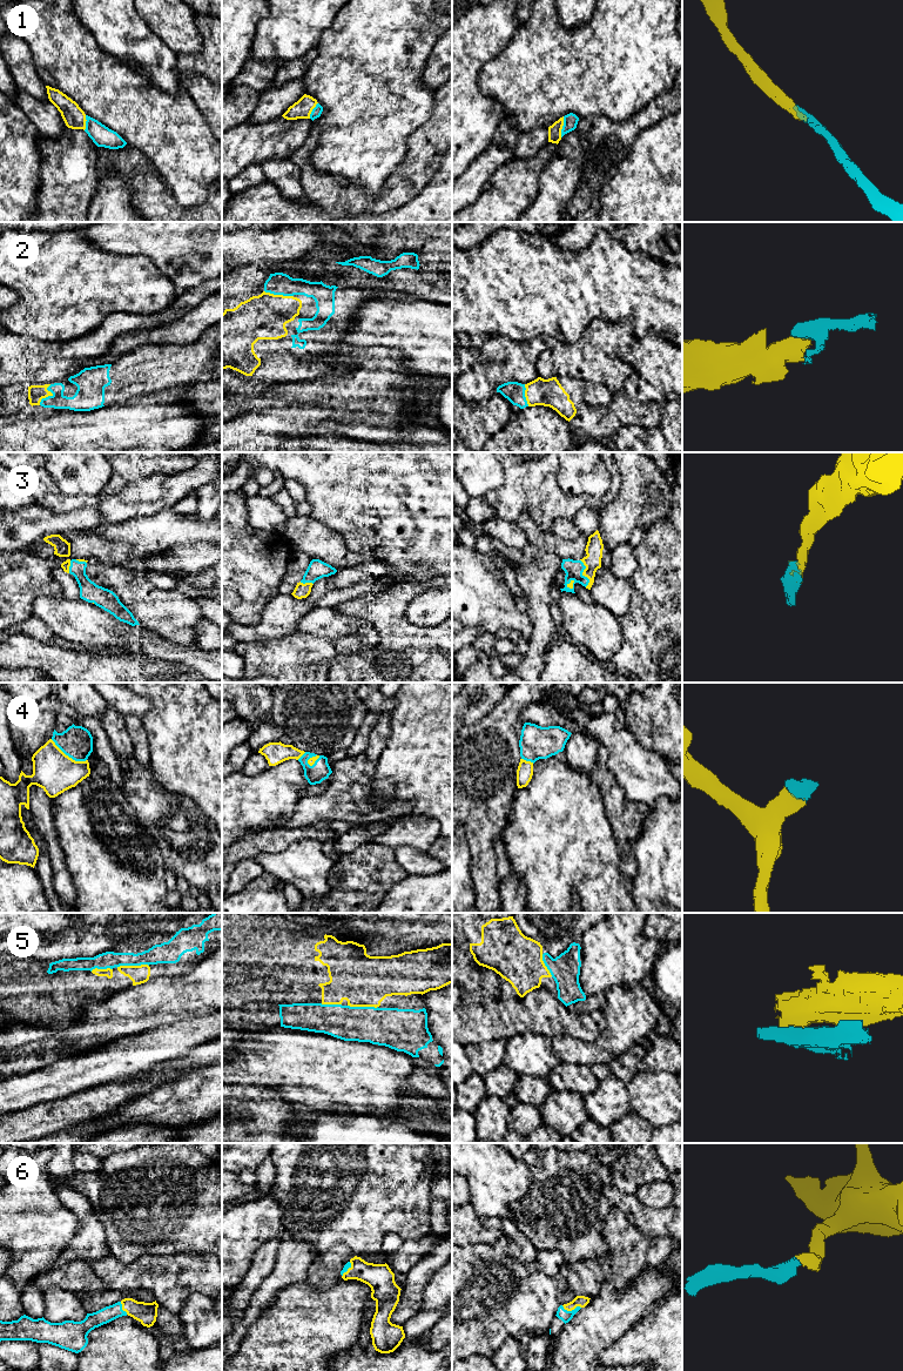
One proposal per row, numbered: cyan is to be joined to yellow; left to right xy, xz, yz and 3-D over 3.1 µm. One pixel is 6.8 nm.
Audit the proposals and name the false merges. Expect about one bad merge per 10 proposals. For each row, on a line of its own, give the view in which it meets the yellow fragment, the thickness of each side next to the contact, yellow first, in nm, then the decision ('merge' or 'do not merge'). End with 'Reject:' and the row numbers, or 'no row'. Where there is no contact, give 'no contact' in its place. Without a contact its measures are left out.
1: yz | 100/100 nm | merge
2: xy | 110/160 nm | merge
3: yz | 120/130 nm | merge
4: xy | 280/220 nm | merge
5: xy | 130/140 nm | merge
6: yz | 80/80 nm | merge
Reject: no row

